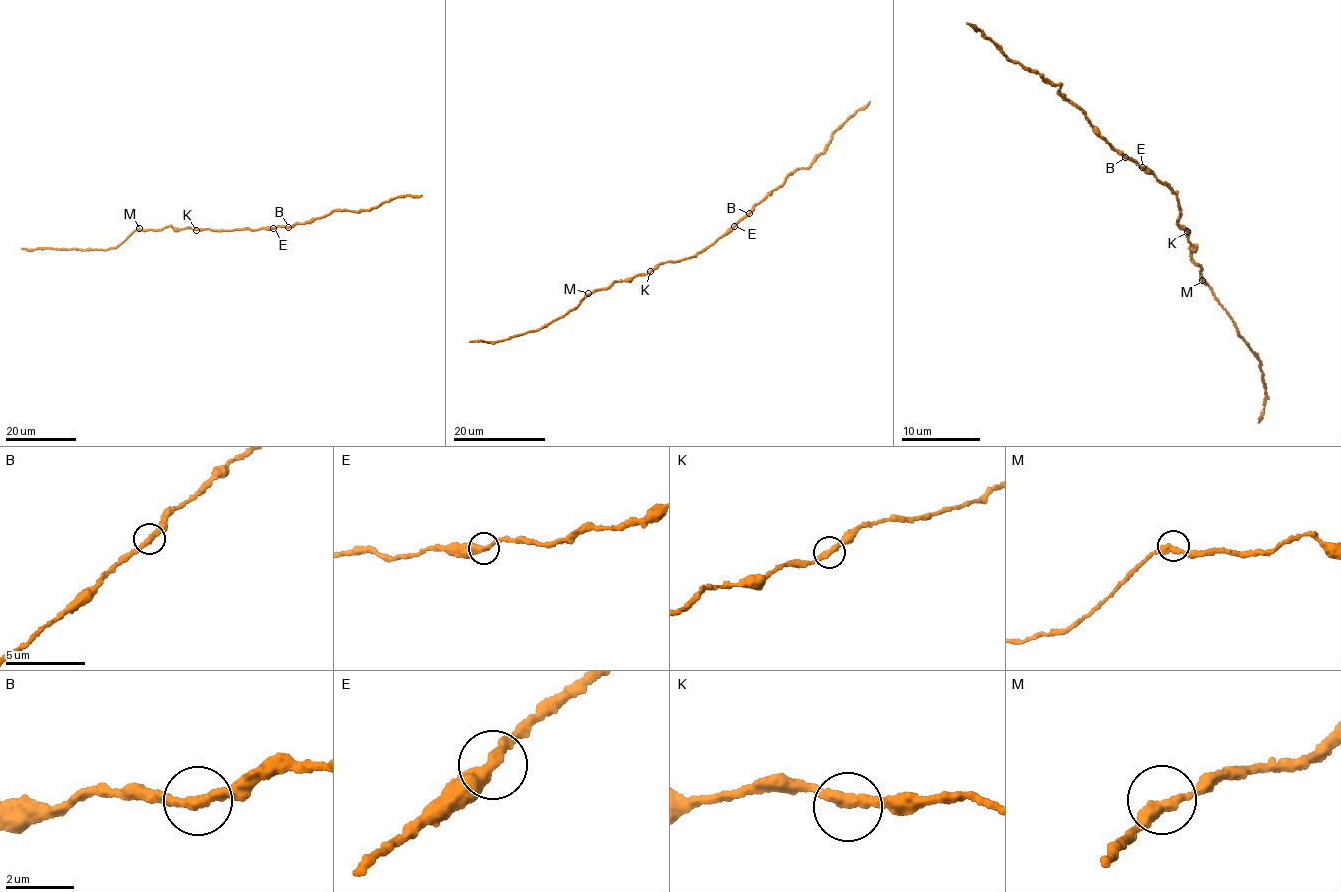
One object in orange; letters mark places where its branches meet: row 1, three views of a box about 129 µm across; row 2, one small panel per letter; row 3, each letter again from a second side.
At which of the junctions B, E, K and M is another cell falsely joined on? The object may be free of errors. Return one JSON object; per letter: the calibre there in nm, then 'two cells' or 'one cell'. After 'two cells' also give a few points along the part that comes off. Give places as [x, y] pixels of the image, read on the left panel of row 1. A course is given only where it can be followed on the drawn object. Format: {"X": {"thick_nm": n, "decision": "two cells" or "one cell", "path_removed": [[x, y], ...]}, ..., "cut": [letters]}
{"B": {"thick_nm": 320, "decision": "one cell"}, "E": {"thick_nm": 340, "decision": "one cell"}, "K": {"thick_nm": 320, "decision": "one cell"}, "M": {"thick_nm": 320, "decision": "one cell"}, "cut": []}

